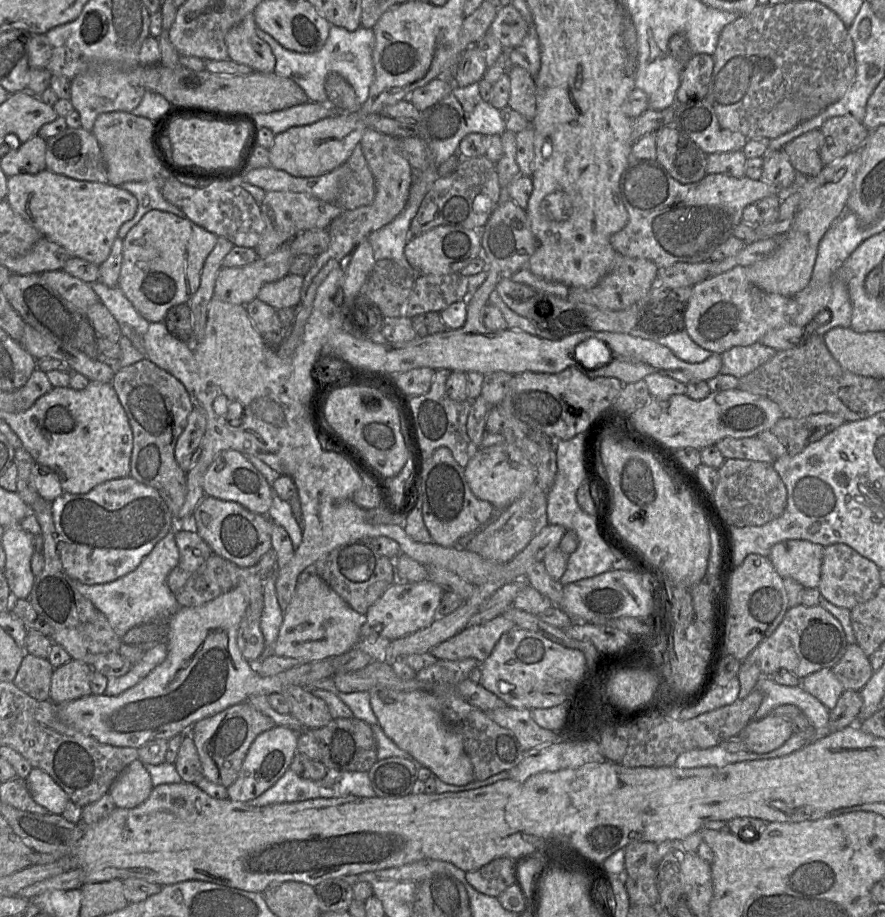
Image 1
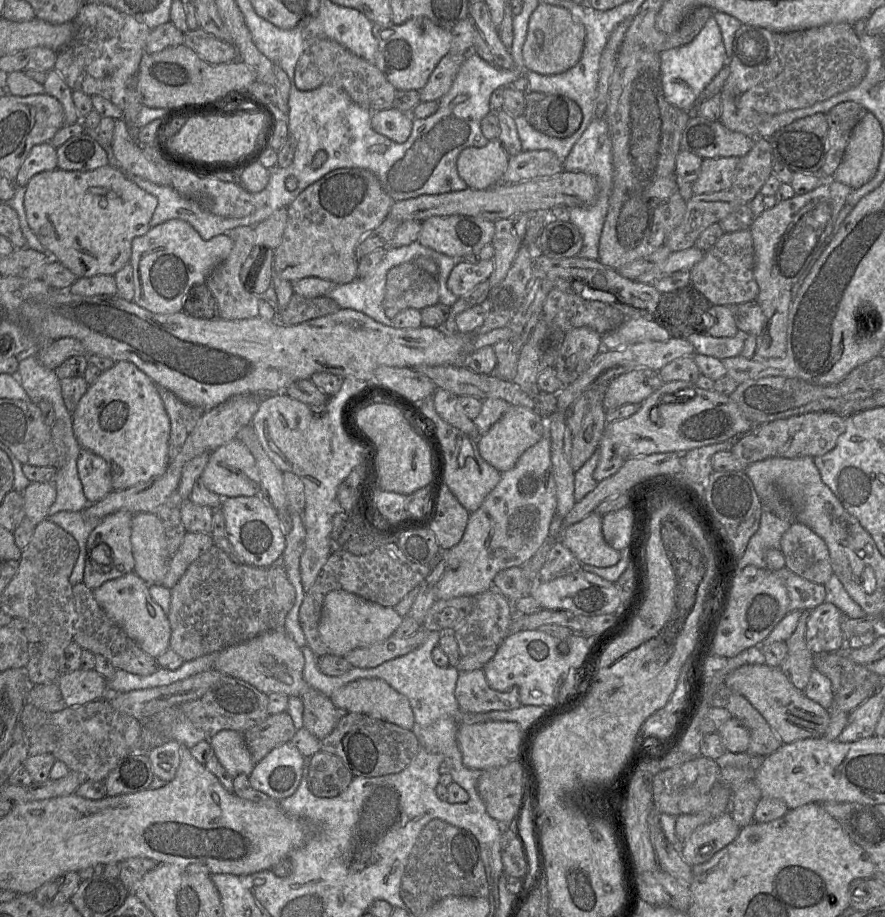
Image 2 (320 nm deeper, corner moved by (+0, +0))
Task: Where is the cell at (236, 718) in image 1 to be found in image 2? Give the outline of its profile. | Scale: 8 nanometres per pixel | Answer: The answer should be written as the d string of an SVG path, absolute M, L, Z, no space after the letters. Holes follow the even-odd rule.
M286 712L270 714L263 722L243 732L248 750L258 763L274 748L290 742L296 733L291 716Z

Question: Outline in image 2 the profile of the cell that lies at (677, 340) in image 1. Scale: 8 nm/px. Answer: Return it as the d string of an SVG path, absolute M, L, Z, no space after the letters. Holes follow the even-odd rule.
M738 331L734 337L712 337L708 334L693 334L686 339L693 344L695 352L720 360L739 356L748 334Z

